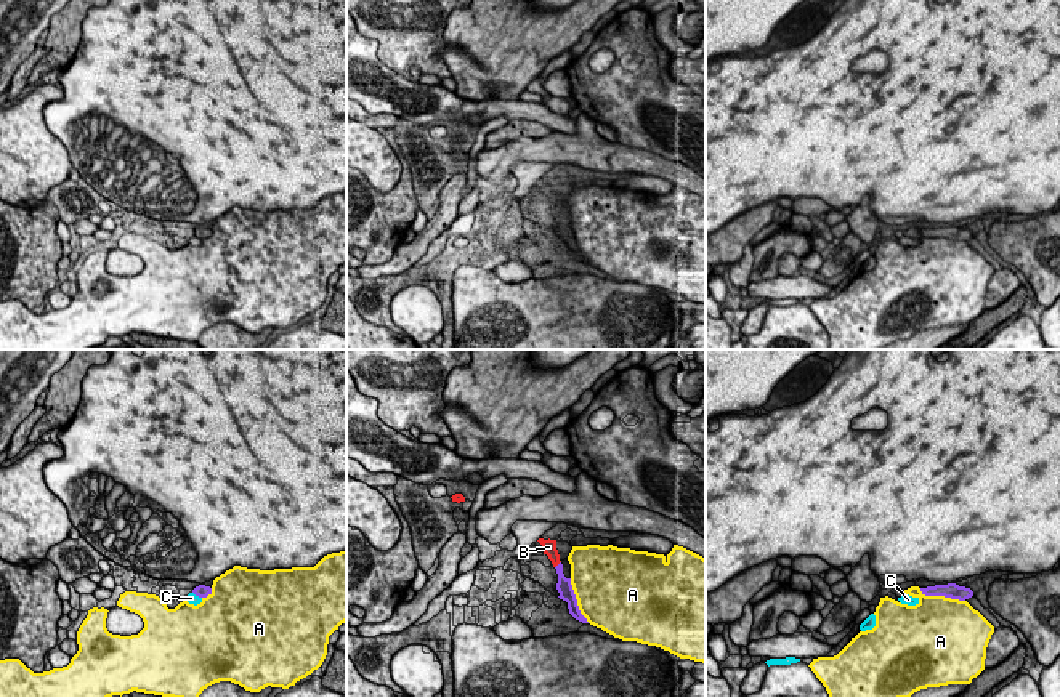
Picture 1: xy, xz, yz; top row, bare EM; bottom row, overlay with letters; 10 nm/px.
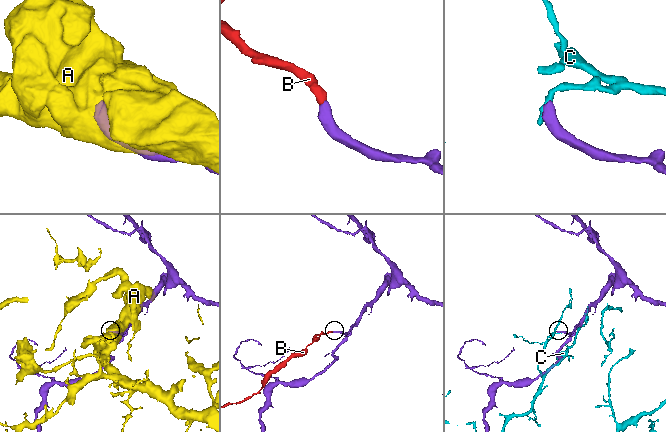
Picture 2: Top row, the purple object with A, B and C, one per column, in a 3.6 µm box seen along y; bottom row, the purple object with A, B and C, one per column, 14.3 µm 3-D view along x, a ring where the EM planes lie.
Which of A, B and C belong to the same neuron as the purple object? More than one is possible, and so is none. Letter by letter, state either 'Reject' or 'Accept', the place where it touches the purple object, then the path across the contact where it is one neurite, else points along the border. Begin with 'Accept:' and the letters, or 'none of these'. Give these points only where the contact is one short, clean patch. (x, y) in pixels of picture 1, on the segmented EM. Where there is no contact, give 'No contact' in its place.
Accept: B
A: Reject. Touches purple at yz (942, 595)
B: Accept. Touches purple at xz (558, 564). Path across: xz (565, 588), (558, 564), (549, 547)
C: Reject. Touches purple at xy (198, 595). Boundary: xy (193, 592), (201, 598)

